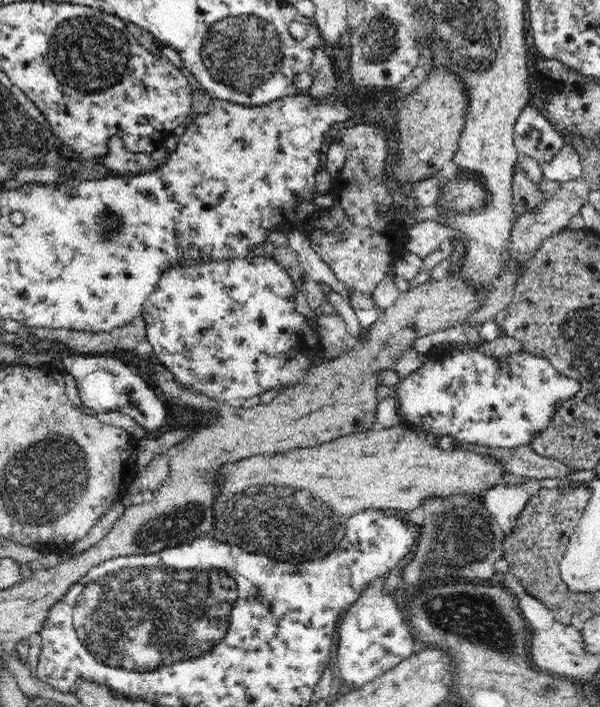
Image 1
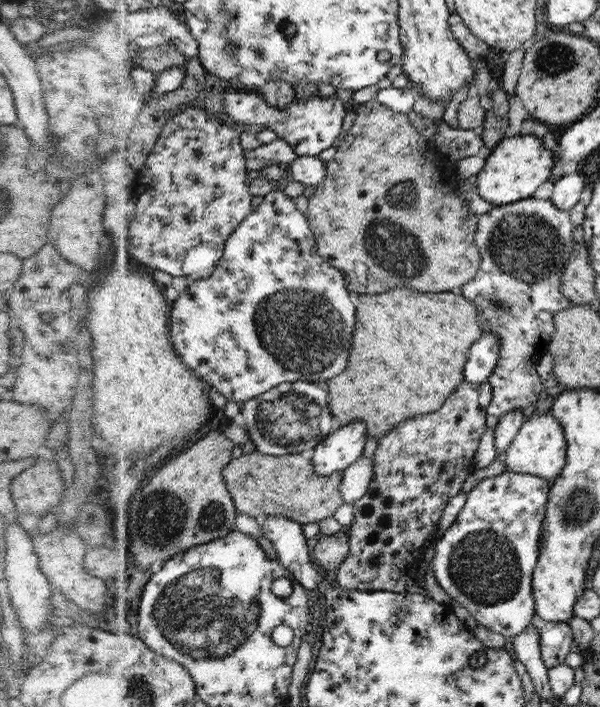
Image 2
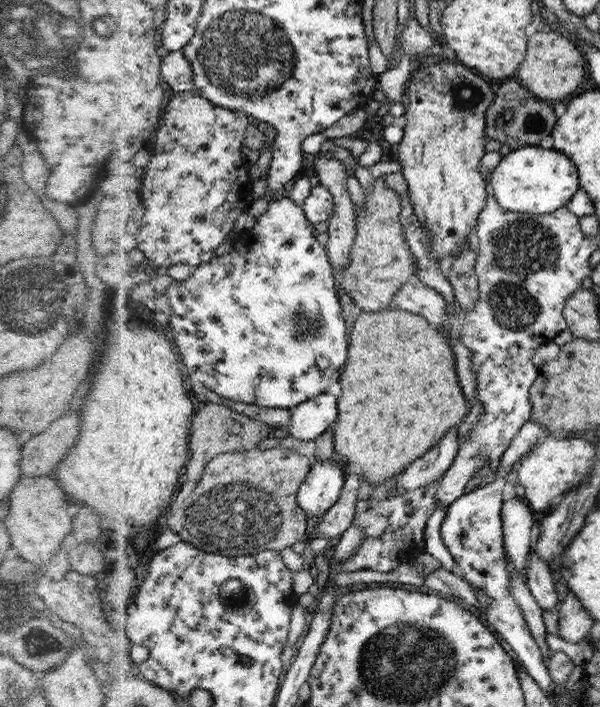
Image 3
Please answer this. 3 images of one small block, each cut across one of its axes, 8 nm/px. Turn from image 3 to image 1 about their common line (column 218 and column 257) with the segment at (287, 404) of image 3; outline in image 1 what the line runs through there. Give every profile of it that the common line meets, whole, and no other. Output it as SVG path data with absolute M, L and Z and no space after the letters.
M256 257L250 259L230 260L228 262L210 261L207 265L190 265L188 268L172 269L159 280L157 289L144 303L141 315L147 324L147 337L153 346L152 360L174 375L182 384L191 386L192 390L205 392L209 397L225 403L235 403L238 398L259 395L276 386L288 387L300 381L309 372L308 360L321 352L321 340L310 320L294 310L295 285L288 273L274 259Z

